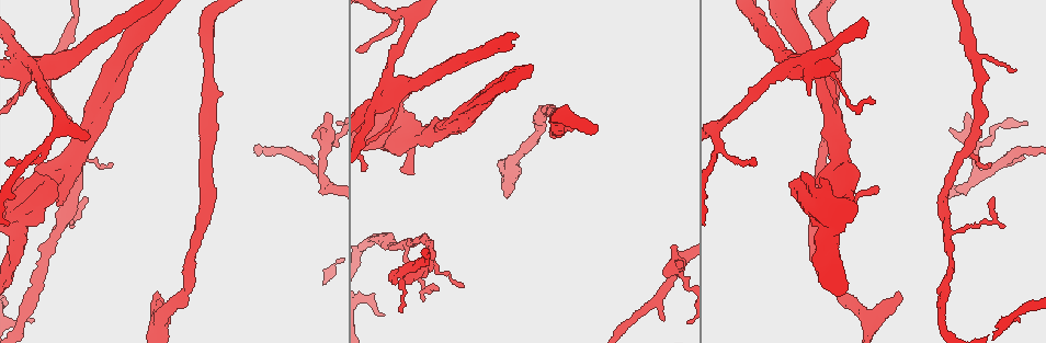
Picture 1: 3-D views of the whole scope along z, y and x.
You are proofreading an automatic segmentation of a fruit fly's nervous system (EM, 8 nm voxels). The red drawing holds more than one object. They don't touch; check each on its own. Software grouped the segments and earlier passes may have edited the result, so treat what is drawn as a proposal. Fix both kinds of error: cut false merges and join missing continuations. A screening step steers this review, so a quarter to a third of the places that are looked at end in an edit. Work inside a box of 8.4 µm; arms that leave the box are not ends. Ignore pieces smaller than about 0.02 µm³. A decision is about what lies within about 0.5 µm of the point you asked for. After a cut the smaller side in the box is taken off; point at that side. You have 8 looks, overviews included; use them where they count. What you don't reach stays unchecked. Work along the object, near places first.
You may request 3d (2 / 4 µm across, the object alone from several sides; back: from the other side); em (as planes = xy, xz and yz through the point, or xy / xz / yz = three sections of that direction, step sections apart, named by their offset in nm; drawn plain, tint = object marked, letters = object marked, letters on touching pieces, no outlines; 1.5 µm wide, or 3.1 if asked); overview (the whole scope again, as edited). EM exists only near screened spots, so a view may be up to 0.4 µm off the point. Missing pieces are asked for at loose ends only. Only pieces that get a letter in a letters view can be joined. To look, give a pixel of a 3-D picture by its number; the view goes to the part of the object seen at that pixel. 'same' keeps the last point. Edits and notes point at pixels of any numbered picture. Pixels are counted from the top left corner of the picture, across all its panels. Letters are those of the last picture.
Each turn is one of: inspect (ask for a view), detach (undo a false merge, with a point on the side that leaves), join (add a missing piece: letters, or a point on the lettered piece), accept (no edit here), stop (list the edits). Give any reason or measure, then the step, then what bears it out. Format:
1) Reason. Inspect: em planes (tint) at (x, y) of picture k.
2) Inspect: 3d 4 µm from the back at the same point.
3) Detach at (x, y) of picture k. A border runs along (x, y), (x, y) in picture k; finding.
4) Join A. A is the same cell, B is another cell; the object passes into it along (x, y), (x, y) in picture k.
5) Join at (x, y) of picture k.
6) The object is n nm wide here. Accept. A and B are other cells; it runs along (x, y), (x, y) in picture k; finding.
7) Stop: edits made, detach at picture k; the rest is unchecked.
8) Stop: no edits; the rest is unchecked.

Free end. Inspect: 3d 2 µm at (510, 194) of picture 1.

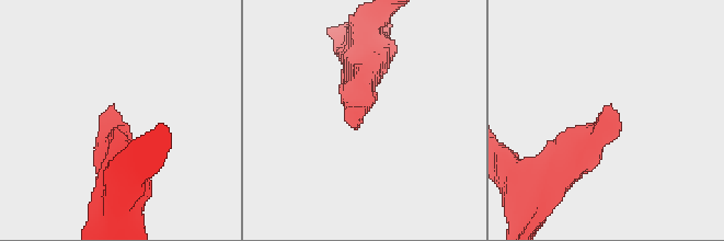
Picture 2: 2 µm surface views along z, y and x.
Shape alone is not enough. Inspect: em xz step 8 (letters) at (361, 117) of picture 2.

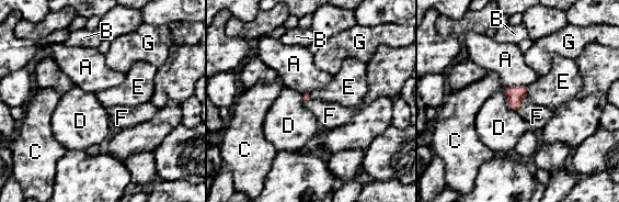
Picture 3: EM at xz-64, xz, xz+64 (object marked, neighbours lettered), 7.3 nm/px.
Cut it another way. Inspect: em planes (letters) at the same point.

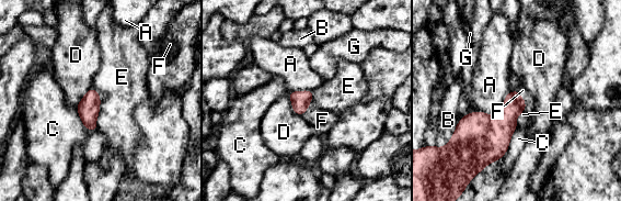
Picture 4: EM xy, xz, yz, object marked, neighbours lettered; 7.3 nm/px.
The object is 140 nm wide here. Join at (525, 93) of picture 4. F is the same cell, A, B, C, D, E and G are other cells; the object passes into it along (502, 126), (525, 101), (525, 93) in picture 4; the cell continues.

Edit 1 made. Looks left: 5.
A narrow waist. Inspect: em planes (tint) at (951, 257) of picture 1.

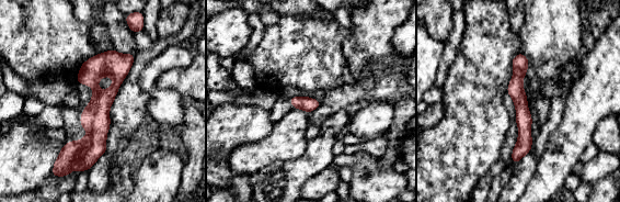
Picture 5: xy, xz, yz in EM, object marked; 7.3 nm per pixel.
Inspect: em planes (letters) at the same point.

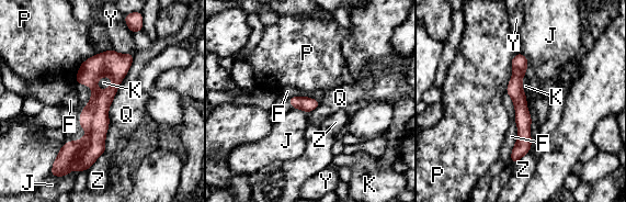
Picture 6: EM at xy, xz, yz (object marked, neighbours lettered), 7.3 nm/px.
Accept. F, J, K, P, Q, Y and Z are other cells; a border runs along (524, 92), (527, 112), (532, 119) in picture 6; one cell here.

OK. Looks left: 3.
Inspect: 3d 4 µm at (951, 128) of picture 1.

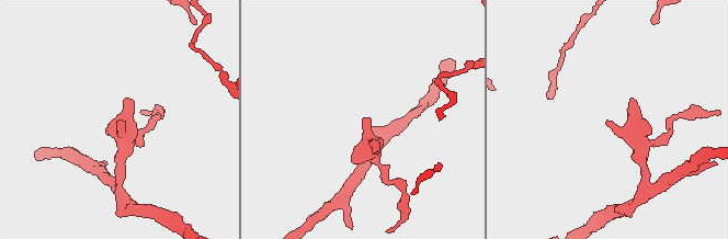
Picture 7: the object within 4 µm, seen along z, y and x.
Inspect: em planes (letters) at (364, 117) of picture 7.

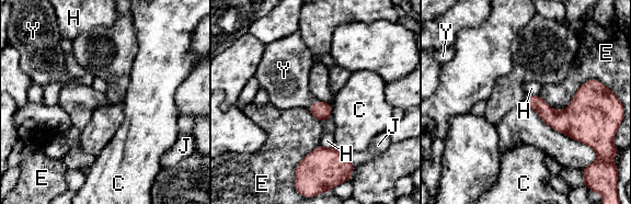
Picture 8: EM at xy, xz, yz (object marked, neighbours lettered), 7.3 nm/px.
Join at (286, 82) of picture 8. Y is the same cell, C, E, H and J are other cells; it goes on there.

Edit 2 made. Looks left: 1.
Stop: edits made, join at picture 4, join at picture 8; the rest is unchecked.

